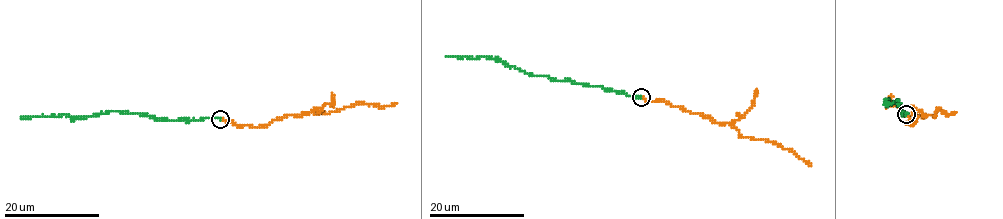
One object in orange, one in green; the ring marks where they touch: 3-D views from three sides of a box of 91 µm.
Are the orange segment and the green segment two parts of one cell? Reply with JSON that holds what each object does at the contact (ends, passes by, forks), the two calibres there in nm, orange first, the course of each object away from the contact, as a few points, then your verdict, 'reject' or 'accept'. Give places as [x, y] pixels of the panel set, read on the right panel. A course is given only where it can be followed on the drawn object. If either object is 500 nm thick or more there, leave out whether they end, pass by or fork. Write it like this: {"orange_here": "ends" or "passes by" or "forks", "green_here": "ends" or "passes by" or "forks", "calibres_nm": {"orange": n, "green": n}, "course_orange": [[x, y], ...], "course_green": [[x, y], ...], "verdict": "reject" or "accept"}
{"orange_here": "ends", "green_here": "ends", "calibres_nm": {"orange": 180, "green": 200}, "course_orange": [[906, 115], [909, 118], [906, 122], [911, 125], [918, 116], [935, 117], [938, 109], [949, 114], [956, 111]], "course_green": [[906, 114], [901, 113], [898, 100], [892, 104], [889, 102]], "verdict": "reject"}

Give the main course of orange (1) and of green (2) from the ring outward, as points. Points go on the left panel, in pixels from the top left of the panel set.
1: (221, 119), (263, 126), (288, 115), (326, 113), (357, 103), (388, 106), (397, 102)
2: (221, 118), (169, 121), (125, 112), (107, 112), (89, 117), (68, 115), (21, 119)

